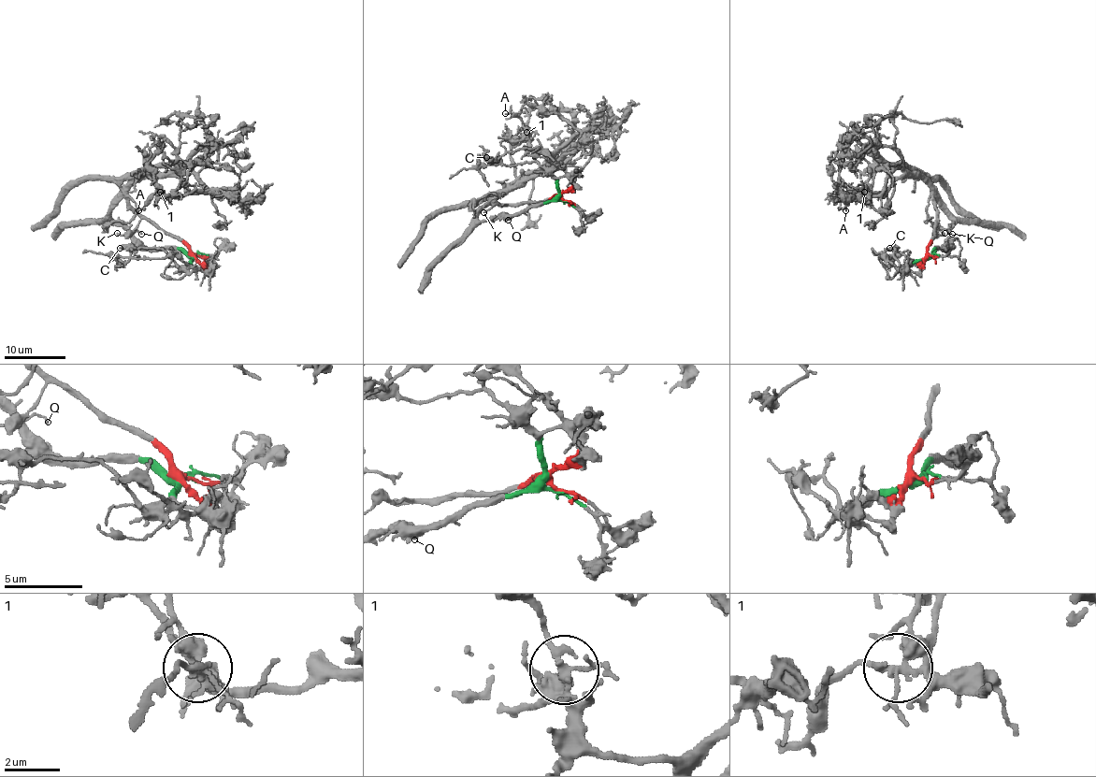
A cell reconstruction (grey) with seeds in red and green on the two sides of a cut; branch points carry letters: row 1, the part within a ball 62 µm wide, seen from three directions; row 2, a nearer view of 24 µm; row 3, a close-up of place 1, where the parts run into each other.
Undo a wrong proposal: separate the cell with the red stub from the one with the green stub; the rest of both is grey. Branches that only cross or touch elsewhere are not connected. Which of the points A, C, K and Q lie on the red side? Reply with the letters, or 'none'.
K

